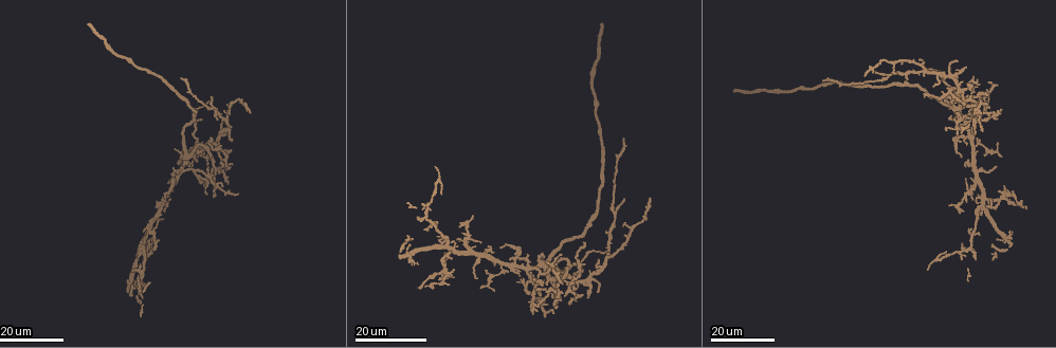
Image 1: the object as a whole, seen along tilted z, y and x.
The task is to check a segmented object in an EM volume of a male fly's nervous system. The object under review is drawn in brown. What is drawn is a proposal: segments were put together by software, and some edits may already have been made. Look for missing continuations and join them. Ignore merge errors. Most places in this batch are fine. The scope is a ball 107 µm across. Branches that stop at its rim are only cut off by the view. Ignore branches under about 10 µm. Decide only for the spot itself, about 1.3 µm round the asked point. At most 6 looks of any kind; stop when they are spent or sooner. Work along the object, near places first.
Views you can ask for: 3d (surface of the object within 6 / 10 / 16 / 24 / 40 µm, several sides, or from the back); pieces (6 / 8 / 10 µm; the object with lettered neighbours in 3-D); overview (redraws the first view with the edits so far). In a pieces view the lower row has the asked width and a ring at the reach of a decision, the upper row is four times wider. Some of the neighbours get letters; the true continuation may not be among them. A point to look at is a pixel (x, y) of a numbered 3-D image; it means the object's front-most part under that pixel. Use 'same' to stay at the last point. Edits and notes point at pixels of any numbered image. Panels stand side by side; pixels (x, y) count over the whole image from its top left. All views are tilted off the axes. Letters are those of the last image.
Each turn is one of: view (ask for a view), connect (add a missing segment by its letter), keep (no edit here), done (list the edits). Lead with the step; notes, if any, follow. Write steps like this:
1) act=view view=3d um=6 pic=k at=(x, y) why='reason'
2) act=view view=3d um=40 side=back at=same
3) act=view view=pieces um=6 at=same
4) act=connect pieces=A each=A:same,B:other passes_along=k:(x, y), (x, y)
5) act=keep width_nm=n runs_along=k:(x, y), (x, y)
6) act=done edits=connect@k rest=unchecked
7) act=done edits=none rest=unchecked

act=view view=3d um=24 pic=1 at=(624, 141) why='branch stops here'

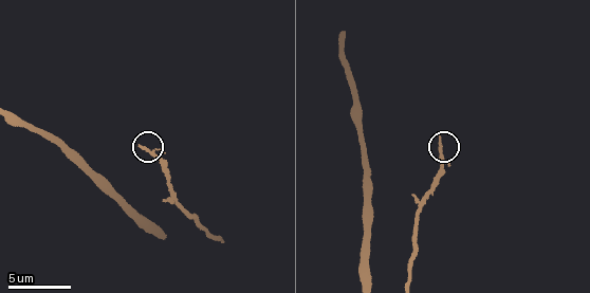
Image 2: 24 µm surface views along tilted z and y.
act=view view=pieces um=6 pic=2 at=(440, 139)

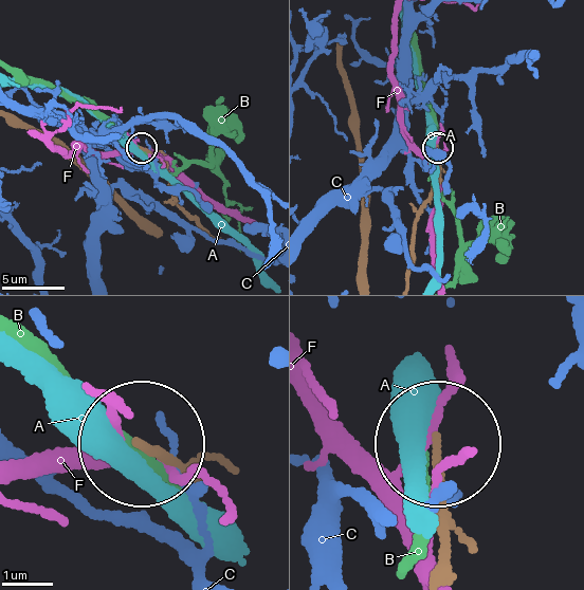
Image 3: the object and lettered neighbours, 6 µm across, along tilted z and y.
act=keep width_nm=140 each=A:other,B:other,C:other,F:other found='none of them fits'

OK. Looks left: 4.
act=view view=3d um=16 pic=1 at=(545, 285) why='branch stops here'

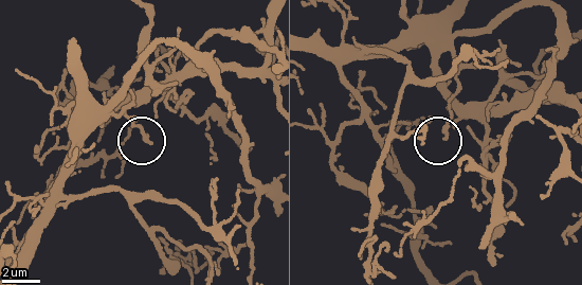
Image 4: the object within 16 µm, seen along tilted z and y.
act=view view=pieces um=10 pic=4 at=(444, 136) why='what lies round it'

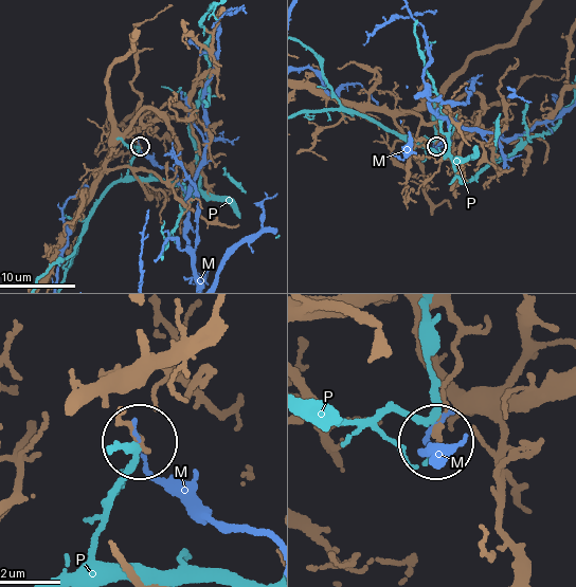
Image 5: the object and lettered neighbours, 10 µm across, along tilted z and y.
act=keep each=M:other,P:other runs_along=5:(448, 312), (458, 356), (434, 437) found='no lettered segment goes on from it'

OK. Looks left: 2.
act=view view=3d um=24 pic=1 at=(151, 251) why='free end'

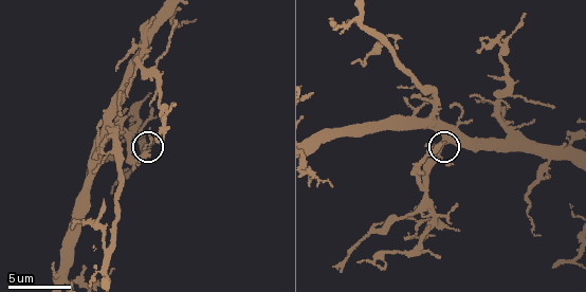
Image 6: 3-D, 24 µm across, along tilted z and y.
act=view view=pieces um=8 pic=6 at=(441, 143)

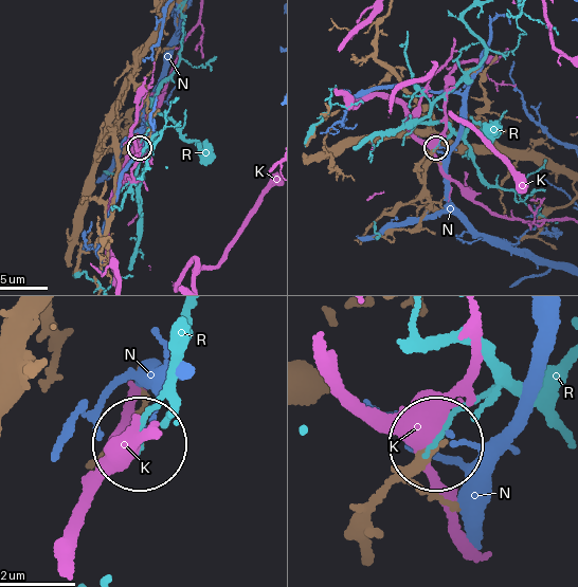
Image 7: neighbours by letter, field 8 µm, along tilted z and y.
act=keep each=K:other,N:other,R:other runs_along=7:(369, 560), (384, 496), (436, 451) found='none of them fits'

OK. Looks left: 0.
act=done edits=none rest=unchecked

